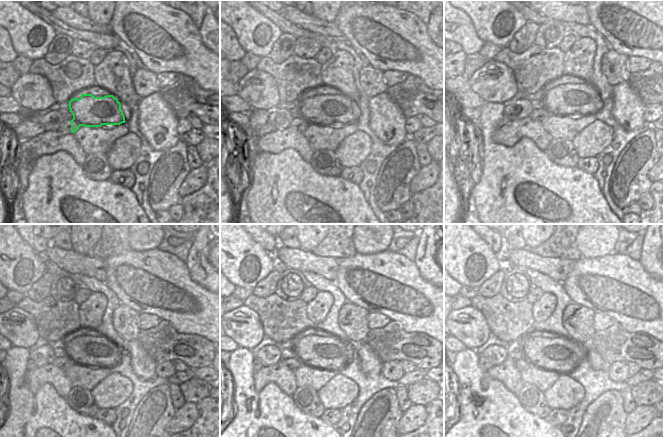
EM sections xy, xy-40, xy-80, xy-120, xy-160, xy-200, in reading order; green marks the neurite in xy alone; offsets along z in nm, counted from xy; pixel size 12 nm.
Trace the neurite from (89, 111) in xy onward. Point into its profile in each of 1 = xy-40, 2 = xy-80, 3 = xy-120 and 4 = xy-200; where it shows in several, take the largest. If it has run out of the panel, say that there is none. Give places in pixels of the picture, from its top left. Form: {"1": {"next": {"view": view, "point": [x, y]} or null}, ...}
{"1": {"next": {"view": "xy-40", "point": [330, 110]}}, "2": {"next": {"view": "xy-80", "point": [539, 119]}}, "3": {"next": {"view": "xy-120", "point": [94, 348]}}, "4": {"next": {"view": "xy-200", "point": [552, 352]}}}

